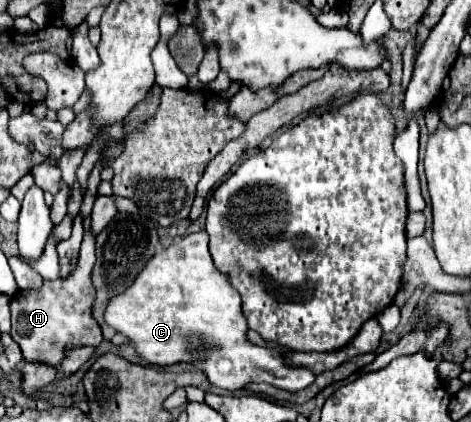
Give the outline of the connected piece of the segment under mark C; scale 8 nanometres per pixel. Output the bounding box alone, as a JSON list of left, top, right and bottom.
[105,231,315,391]

